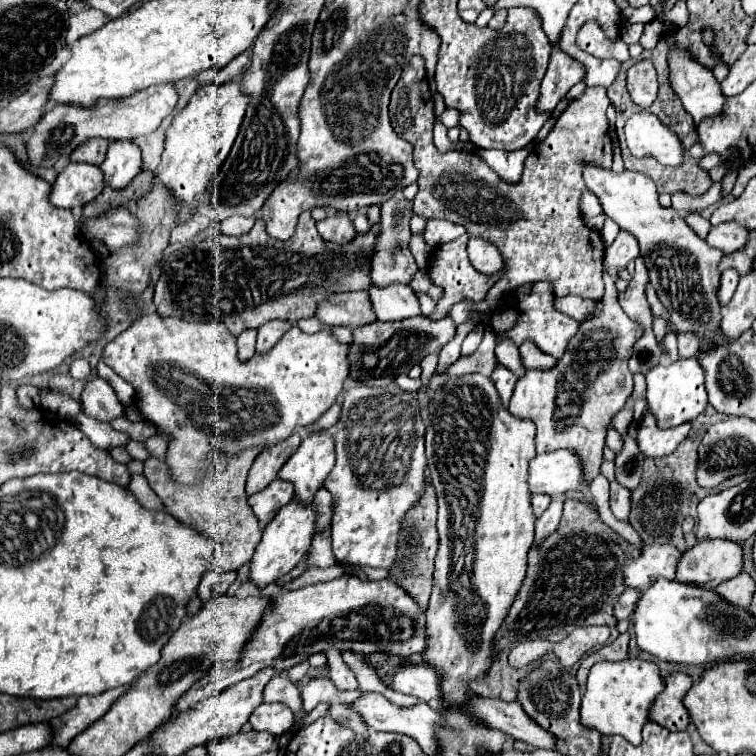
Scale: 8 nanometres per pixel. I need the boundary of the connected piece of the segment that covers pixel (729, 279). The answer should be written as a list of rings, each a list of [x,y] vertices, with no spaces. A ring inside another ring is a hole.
[[[732,269],[726,271],[726,273],[722,273],[720,287],[718,287],[718,301],[720,301],[722,307],[732,299],[732,295],[736,291],[736,285],[738,285],[738,273],[734,273]]]

